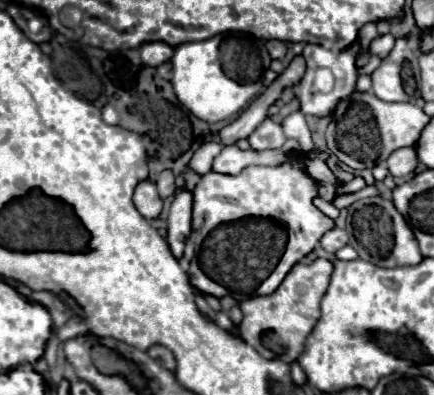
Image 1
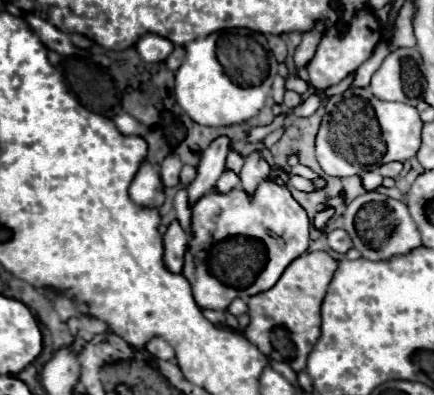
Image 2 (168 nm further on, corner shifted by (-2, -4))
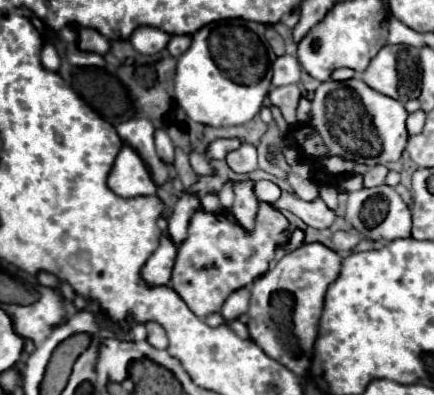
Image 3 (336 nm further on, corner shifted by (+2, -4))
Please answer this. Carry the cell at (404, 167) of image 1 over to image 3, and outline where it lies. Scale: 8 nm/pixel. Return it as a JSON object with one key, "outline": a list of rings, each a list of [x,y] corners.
{"outline":[[[383,164],[371,168],[371,170],[365,174],[365,188],[371,188],[371,186],[379,186],[379,184],[383,184],[387,172],[389,172],[389,170],[387,170]]]}

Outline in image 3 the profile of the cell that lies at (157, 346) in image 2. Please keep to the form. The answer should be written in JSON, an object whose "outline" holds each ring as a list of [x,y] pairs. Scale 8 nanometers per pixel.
{"outline":[[[149,322],[147,324],[147,342],[159,350],[167,348],[167,336],[165,336],[165,330],[159,326],[159,324],[153,324]]]}

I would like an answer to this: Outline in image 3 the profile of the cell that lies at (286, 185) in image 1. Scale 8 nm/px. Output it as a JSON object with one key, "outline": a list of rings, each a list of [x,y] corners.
{"outline":[[[259,202],[255,230],[251,232],[243,230],[227,210],[217,214],[197,210],[191,218],[187,240],[178,245],[171,286],[199,318],[205,318],[219,312],[231,292],[245,288],[255,278],[263,276],[269,270],[275,252],[289,242],[289,236],[289,220],[269,202]]]}

